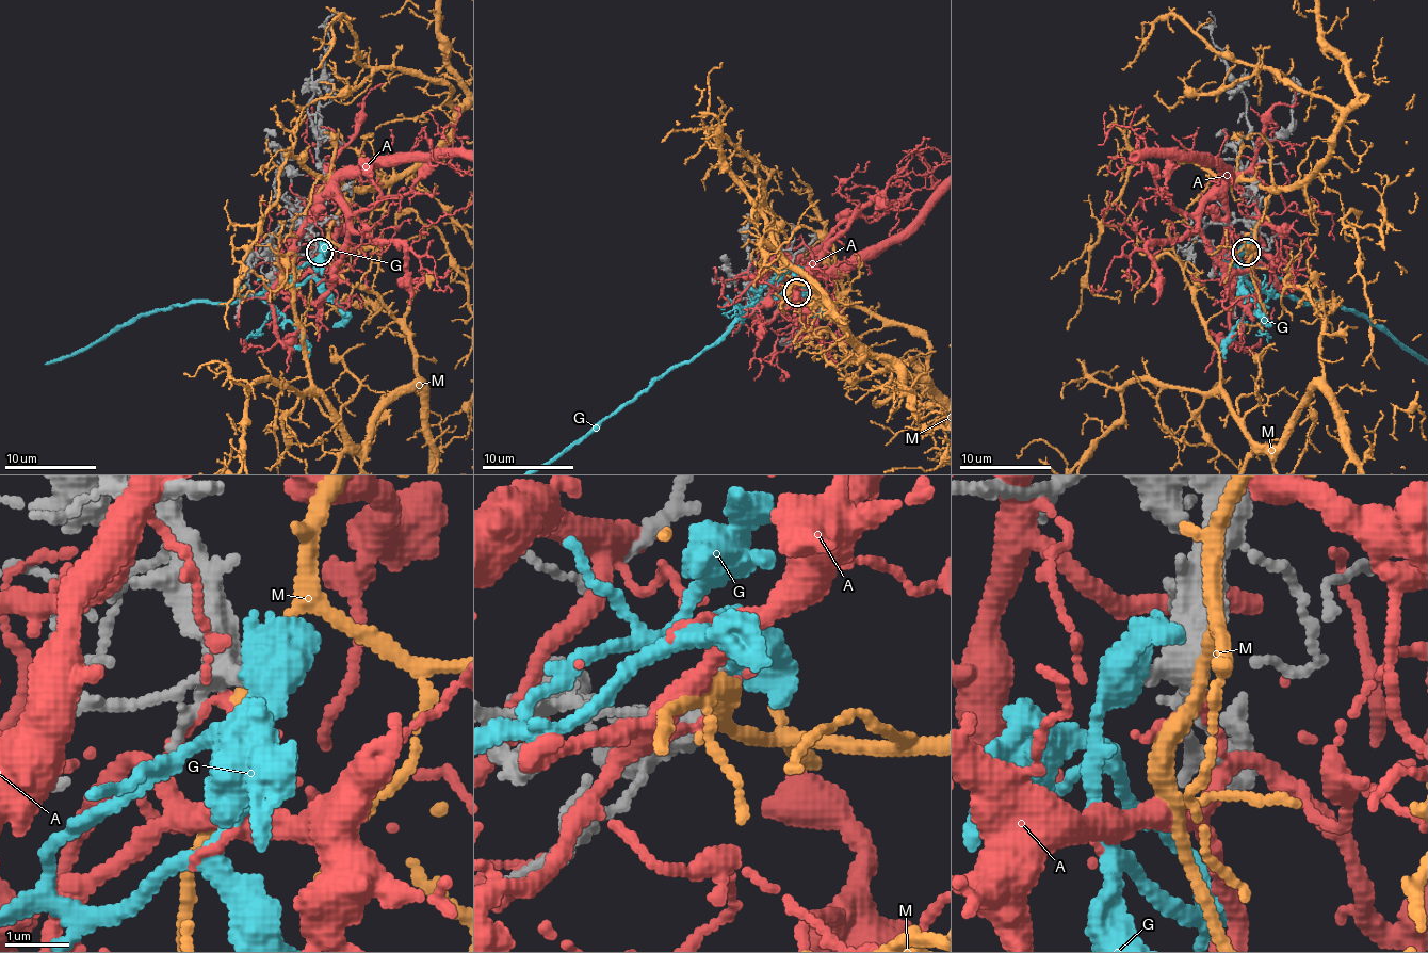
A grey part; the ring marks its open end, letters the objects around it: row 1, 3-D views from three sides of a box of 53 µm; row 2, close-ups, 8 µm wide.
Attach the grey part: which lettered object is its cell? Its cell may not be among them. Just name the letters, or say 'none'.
none

